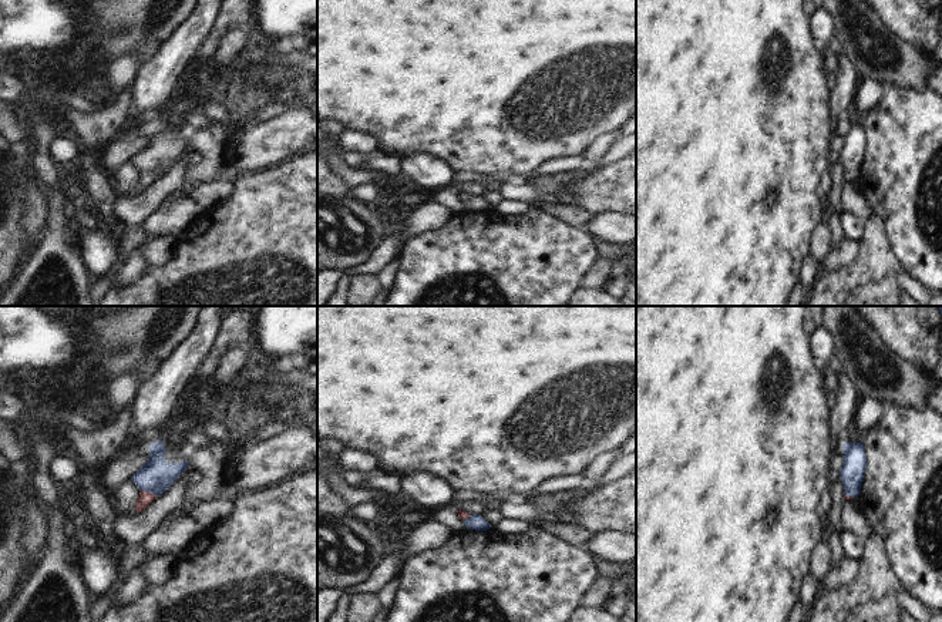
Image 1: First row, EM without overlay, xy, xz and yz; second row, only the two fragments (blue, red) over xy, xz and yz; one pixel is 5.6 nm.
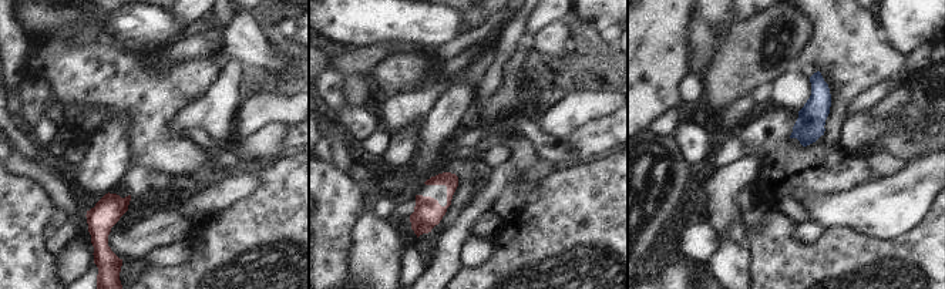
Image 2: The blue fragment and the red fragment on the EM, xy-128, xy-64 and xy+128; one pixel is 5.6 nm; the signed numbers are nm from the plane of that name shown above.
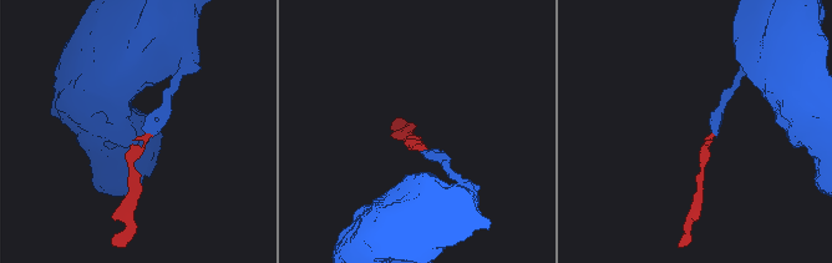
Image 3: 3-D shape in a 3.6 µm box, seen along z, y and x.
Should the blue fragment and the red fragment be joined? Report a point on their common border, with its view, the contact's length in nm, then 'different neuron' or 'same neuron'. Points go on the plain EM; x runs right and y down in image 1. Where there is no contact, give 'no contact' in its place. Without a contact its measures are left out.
xy (148, 171) | 110 nm | same neuron

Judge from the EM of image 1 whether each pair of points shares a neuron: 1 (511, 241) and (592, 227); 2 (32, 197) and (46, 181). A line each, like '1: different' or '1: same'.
1: different
2: different

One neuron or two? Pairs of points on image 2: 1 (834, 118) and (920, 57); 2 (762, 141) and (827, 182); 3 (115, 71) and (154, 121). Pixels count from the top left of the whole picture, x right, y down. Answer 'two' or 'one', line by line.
1: two
2: one
3: one

